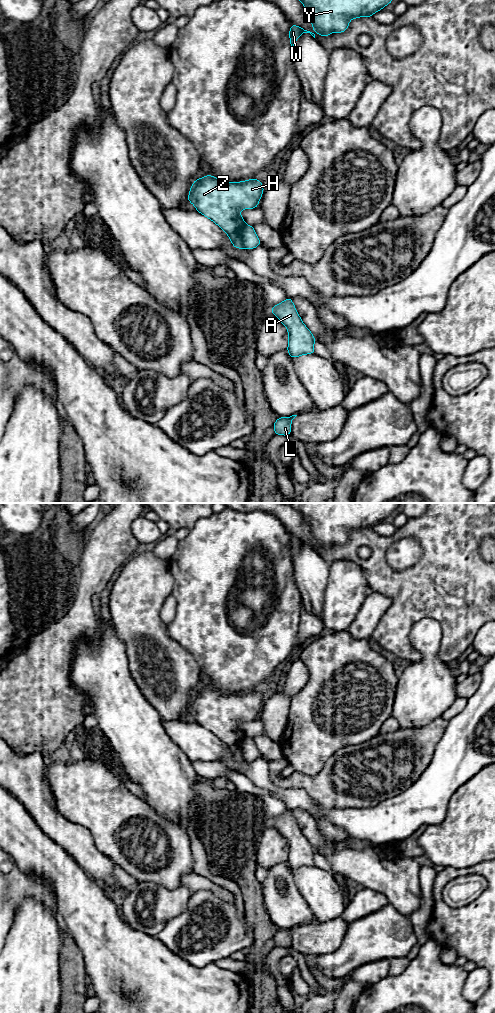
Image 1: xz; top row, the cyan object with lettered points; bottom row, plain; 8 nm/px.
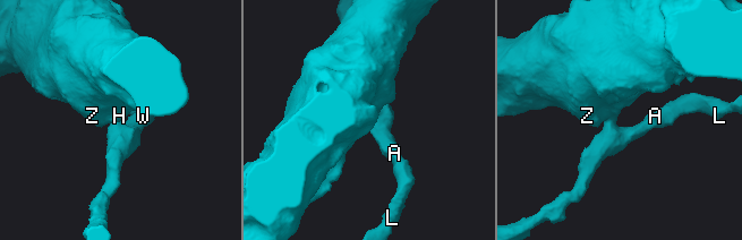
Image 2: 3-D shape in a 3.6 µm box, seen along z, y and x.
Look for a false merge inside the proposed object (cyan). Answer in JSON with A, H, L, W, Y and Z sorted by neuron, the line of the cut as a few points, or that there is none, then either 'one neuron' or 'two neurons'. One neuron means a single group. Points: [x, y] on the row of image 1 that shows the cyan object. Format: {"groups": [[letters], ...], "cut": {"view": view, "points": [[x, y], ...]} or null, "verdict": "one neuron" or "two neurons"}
{"groups": [["A", "L"], ["H", "W", "Y", "Z"]], "cut": {"view": "xz", "points": [[245, 224], [241, 234], [243, 247]]}, "verdict": "two neurons"}

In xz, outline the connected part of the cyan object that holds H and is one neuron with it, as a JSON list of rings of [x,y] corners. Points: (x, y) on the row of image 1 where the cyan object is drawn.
[[[208,174],[200,179],[196,178],[191,185],[187,200],[195,206],[196,211],[217,224],[229,236],[235,248],[242,249],[244,246],[241,234],[245,221],[240,211],[257,208],[263,192],[262,182],[256,178],[241,182],[223,182]]]

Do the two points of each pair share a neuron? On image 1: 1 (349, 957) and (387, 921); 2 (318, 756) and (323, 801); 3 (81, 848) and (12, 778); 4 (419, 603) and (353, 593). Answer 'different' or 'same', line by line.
1: same
2: different
3: same
4: different

